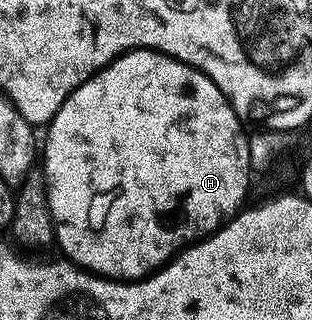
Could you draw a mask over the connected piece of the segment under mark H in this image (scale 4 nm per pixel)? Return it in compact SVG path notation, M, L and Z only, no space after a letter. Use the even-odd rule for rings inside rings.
M133 49L116 57L110 65L87 79L69 96L53 116L47 126L49 134L43 137L43 159L45 155L45 186L47 199L51 207L53 236L56 248L61 248L66 258L74 265L89 270L99 277L109 277L113 281L140 281L142 277L156 273L162 265L171 261L182 249L194 244L198 238L204 239L237 216L246 204L245 196L249 193L249 133L238 117L231 103L195 67L168 57L165 53L156 53L153 49Z

